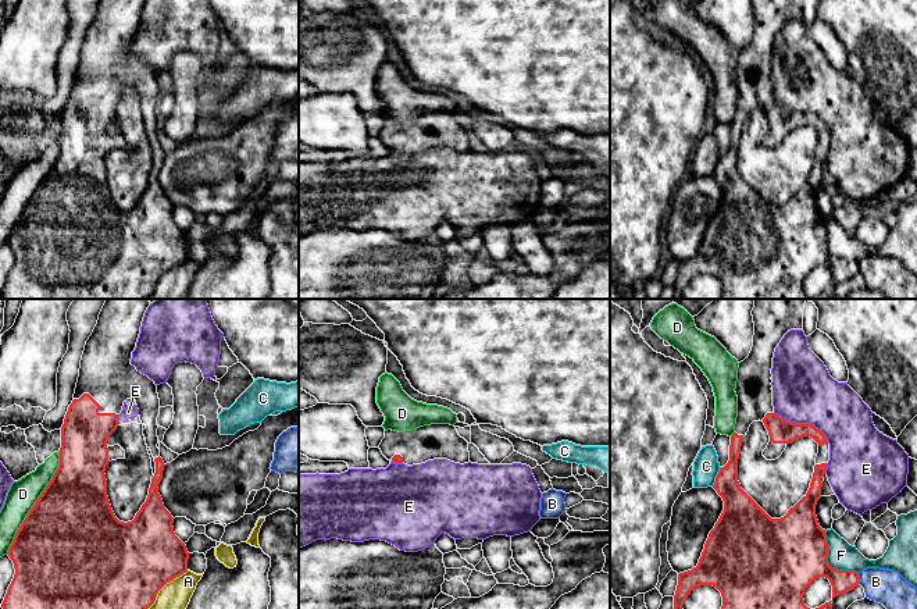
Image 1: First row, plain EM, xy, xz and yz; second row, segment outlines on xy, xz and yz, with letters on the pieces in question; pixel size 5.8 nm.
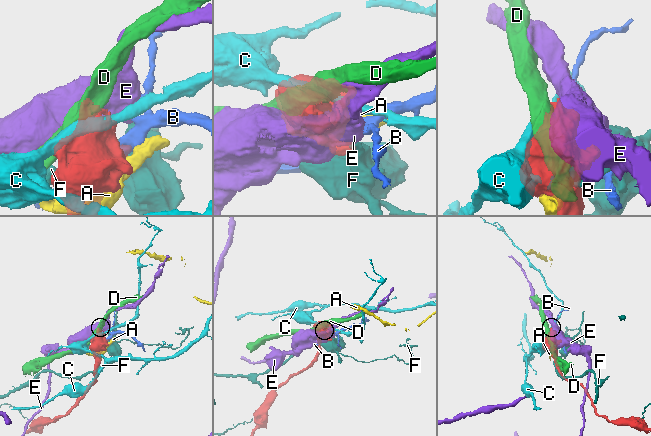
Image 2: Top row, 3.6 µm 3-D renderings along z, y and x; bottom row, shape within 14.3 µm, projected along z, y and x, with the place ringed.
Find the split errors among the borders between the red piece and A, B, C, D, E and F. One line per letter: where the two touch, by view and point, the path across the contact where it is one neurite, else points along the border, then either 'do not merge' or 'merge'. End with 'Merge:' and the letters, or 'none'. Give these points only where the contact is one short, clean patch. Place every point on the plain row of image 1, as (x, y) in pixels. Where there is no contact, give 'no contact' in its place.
A: xy (163, 274) | do not merge
B: yz (859, 267) | do not merge
C: yz (716, 166) | do not merge
D: xy (35, 191) | do not merge
E: yz (803, 113) | do not merge
F: yz (827, 250) | do not merge
Merge: none

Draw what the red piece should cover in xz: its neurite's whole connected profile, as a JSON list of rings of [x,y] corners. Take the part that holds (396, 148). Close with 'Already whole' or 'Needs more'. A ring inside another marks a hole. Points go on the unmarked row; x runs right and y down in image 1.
[[[431,113],[406,121],[388,118],[379,138],[388,149],[407,154],[433,147],[470,150],[468,131],[450,113]]]. Needs more

